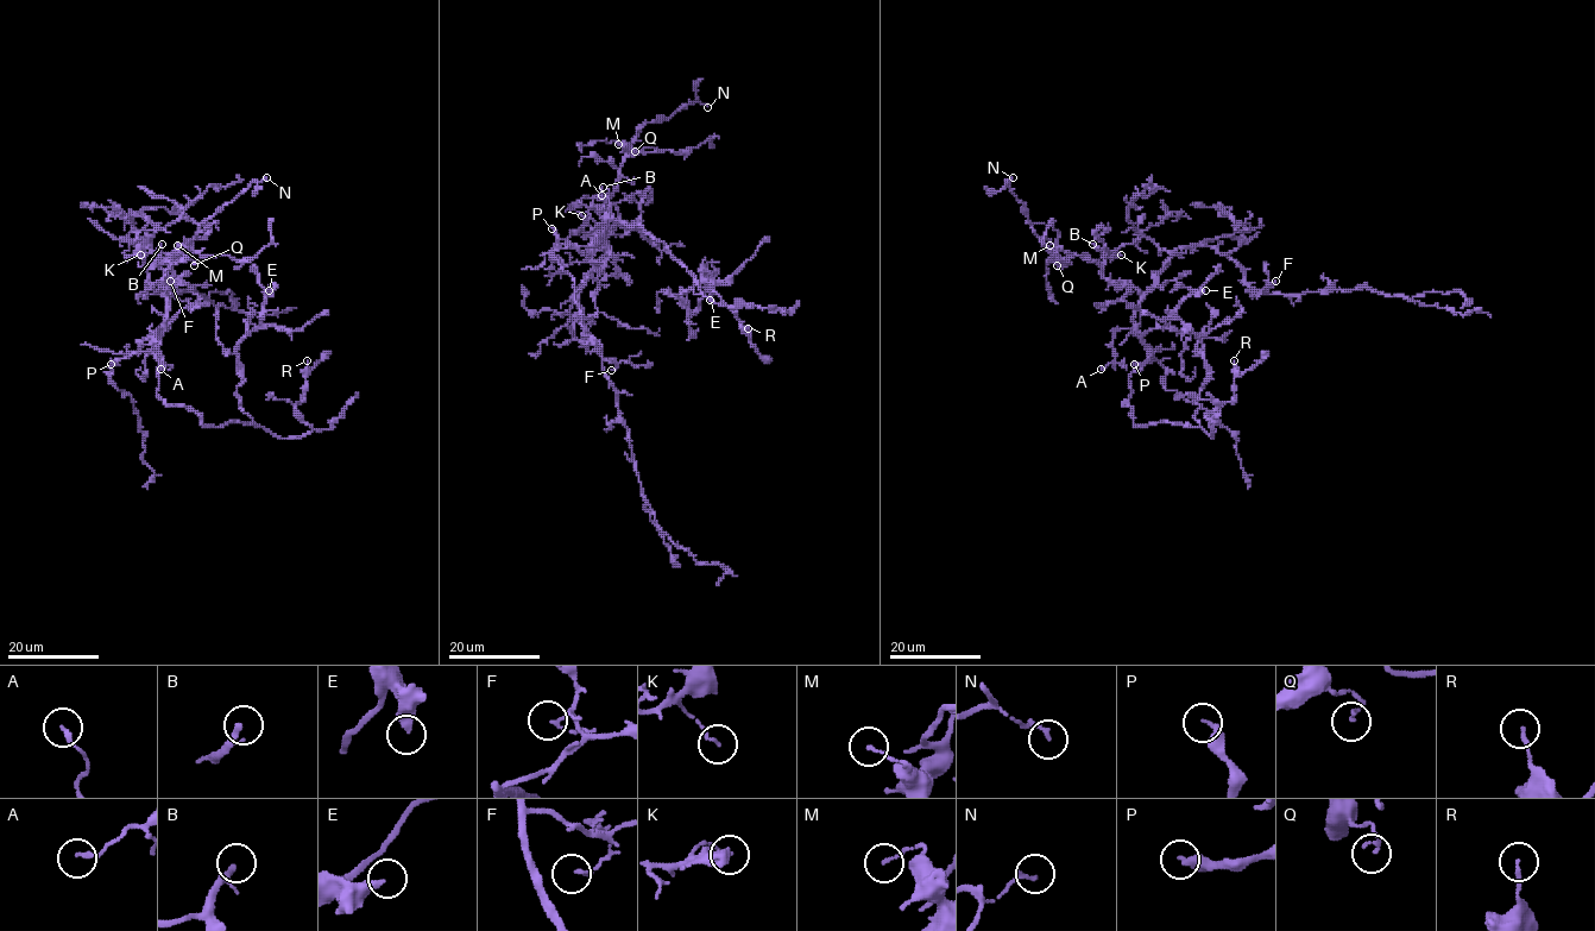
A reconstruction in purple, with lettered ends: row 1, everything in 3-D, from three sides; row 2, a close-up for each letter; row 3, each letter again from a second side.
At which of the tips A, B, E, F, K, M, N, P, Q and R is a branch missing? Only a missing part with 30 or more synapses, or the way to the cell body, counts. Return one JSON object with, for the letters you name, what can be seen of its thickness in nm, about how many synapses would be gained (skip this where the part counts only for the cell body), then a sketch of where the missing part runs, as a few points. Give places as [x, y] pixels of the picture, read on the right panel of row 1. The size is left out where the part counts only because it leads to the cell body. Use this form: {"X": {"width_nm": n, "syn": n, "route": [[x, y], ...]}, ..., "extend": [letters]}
{"B": {"width_nm": 170, "syn": 35, "route": [[1092, 244], [1066, 208], [1072, 197], [1080, 196], [1083, 205], [1072, 208]]}, "extend": ["B"]}

